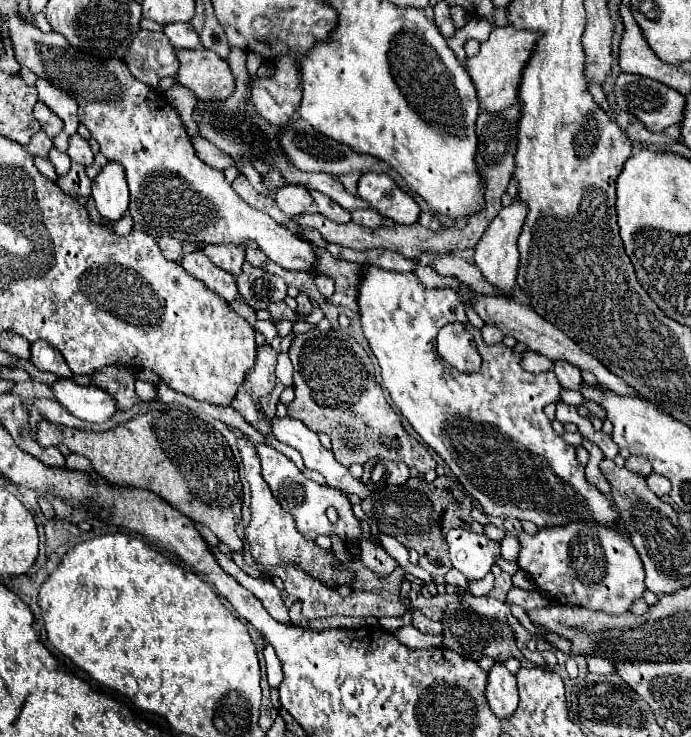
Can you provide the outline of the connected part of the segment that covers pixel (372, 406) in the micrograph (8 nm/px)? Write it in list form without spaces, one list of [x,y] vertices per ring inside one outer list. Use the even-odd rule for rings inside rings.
[[[307,331],[301,335],[295,335],[289,357],[293,361],[295,373],[293,373],[293,387],[295,387],[295,399],[287,405],[287,415],[291,419],[303,421],[313,431],[325,431],[331,437],[331,449],[335,457],[349,467],[351,463],[365,463],[371,457],[389,459],[389,461],[403,461],[409,467],[415,467],[419,473],[427,473],[429,469],[435,469],[435,459],[429,447],[419,443],[417,439],[409,437],[401,417],[393,411],[393,407],[387,403],[381,385],[375,379],[375,369],[365,353],[365,349],[347,333],[343,331]]]

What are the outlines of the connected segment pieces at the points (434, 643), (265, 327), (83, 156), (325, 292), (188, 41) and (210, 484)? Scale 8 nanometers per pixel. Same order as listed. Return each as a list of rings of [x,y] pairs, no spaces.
[[[401,627],[393,633],[393,637],[407,645],[409,649],[423,649],[423,647],[441,647],[443,645],[443,639],[441,635],[429,635],[429,633],[421,633],[419,629],[415,627]]]
[[[258,320],[255,330],[260,331],[265,336],[266,344],[270,345],[276,336],[277,330],[271,320]]]
[[[79,133],[69,137],[69,149],[67,155],[71,157],[71,161],[81,163],[81,165],[91,165],[93,163],[93,151],[87,143],[87,139],[83,139]]]
[[[319,275],[319,277],[315,279],[315,285],[317,285],[319,293],[321,293],[325,299],[329,299],[329,297],[333,295],[333,291],[335,291],[333,279],[331,279],[331,277],[325,277],[325,275]]]
[[[169,23],[163,27],[165,35],[171,39],[171,45],[177,49],[195,49],[199,47],[199,35],[191,23]]]
[[[163,409],[163,411],[149,411],[145,415],[139,415],[129,423],[123,423],[105,433],[81,431],[57,423],[41,421],[37,439],[43,447],[63,443],[71,453],[87,457],[93,469],[99,475],[107,477],[111,483],[141,487],[157,493],[167,503],[175,505],[175,509],[183,511],[183,515],[191,517],[195,523],[209,527],[219,537],[219,541],[223,541],[231,551],[243,551],[243,541],[235,533],[235,527],[241,523],[241,505],[243,505],[243,485],[239,479],[241,455],[237,449],[235,433],[221,421],[199,419],[191,411],[183,411],[183,409]]]

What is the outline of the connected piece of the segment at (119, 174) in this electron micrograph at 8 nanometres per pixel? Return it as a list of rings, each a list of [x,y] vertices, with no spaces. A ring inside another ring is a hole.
[[[109,161],[93,183],[93,199],[99,215],[105,221],[119,221],[129,207],[129,189],[123,167]]]

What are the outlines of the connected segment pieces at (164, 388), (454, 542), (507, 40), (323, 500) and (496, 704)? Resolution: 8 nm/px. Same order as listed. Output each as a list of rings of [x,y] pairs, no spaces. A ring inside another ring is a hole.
[[[159,381],[155,387],[157,387],[157,401],[159,403],[175,403],[177,401],[177,391],[173,391],[165,381]]]
[[[451,529],[447,535],[447,545],[453,567],[459,569],[469,581],[483,579],[501,557],[497,541],[465,529]]]
[[[513,25],[493,27],[489,39],[485,43],[481,43],[479,55],[467,59],[467,73],[471,75],[471,79],[479,91],[479,101],[485,111],[499,113],[519,101],[519,97],[517,97],[519,81],[521,81],[521,75],[523,75],[523,69],[525,69],[529,57],[535,51],[535,43],[539,37],[541,37],[541,33],[515,29]]]
[[[257,445],[257,453],[261,457],[261,467],[263,467],[263,479],[267,481],[267,485],[271,487],[275,499],[279,501],[279,505],[289,511],[295,517],[295,525],[297,531],[307,537],[307,539],[315,539],[319,535],[339,535],[345,543],[357,543],[363,539],[361,527],[357,517],[353,515],[353,505],[349,503],[349,499],[335,487],[327,487],[327,485],[319,485],[315,481],[309,481],[297,467],[295,463],[285,457],[283,453],[279,453],[277,449],[269,447],[269,445]],[[335,507],[337,509],[337,523],[331,523],[327,517],[327,509]]]
[[[497,663],[489,671],[489,683],[487,683],[487,701],[491,711],[499,719],[509,719],[517,705],[519,705],[519,695],[517,695],[517,681],[515,675],[509,673],[501,663]]]

